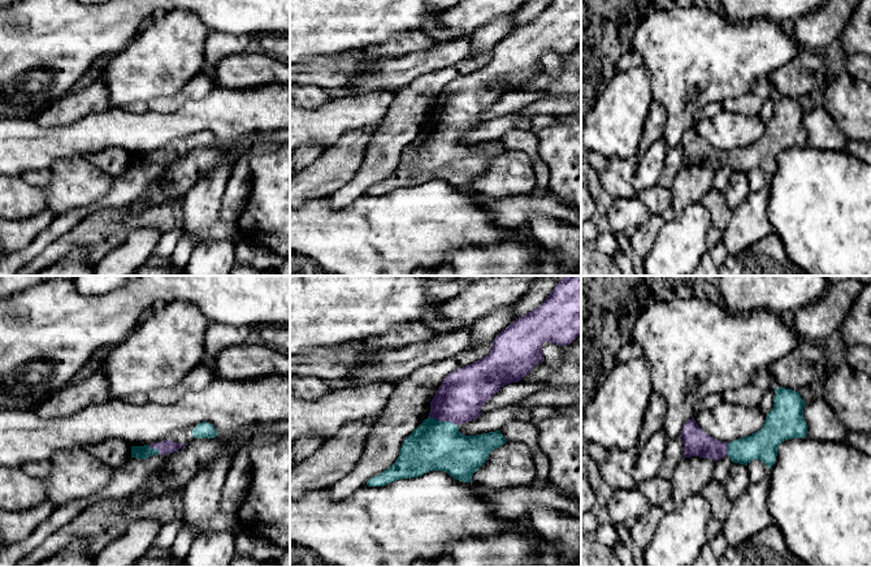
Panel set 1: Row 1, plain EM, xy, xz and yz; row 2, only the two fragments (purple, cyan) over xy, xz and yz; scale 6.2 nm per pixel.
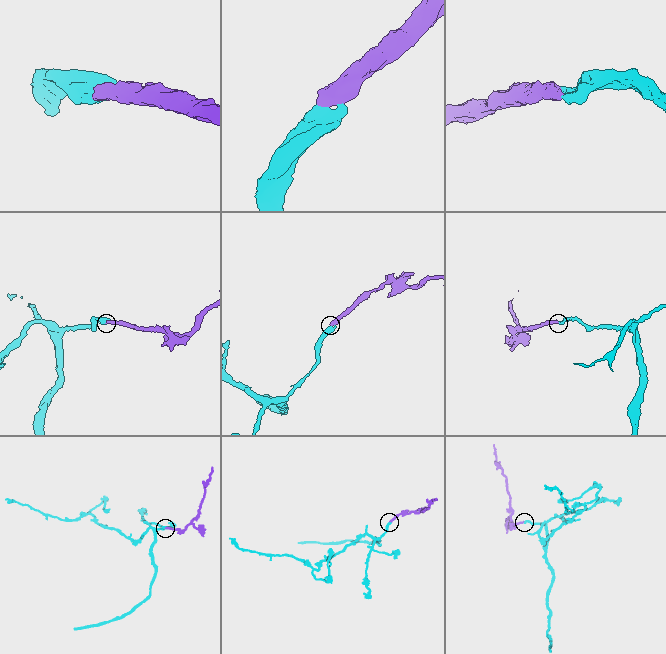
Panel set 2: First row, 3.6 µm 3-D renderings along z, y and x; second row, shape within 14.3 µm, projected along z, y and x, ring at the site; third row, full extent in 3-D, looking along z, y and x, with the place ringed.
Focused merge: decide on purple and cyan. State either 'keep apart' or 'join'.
join

